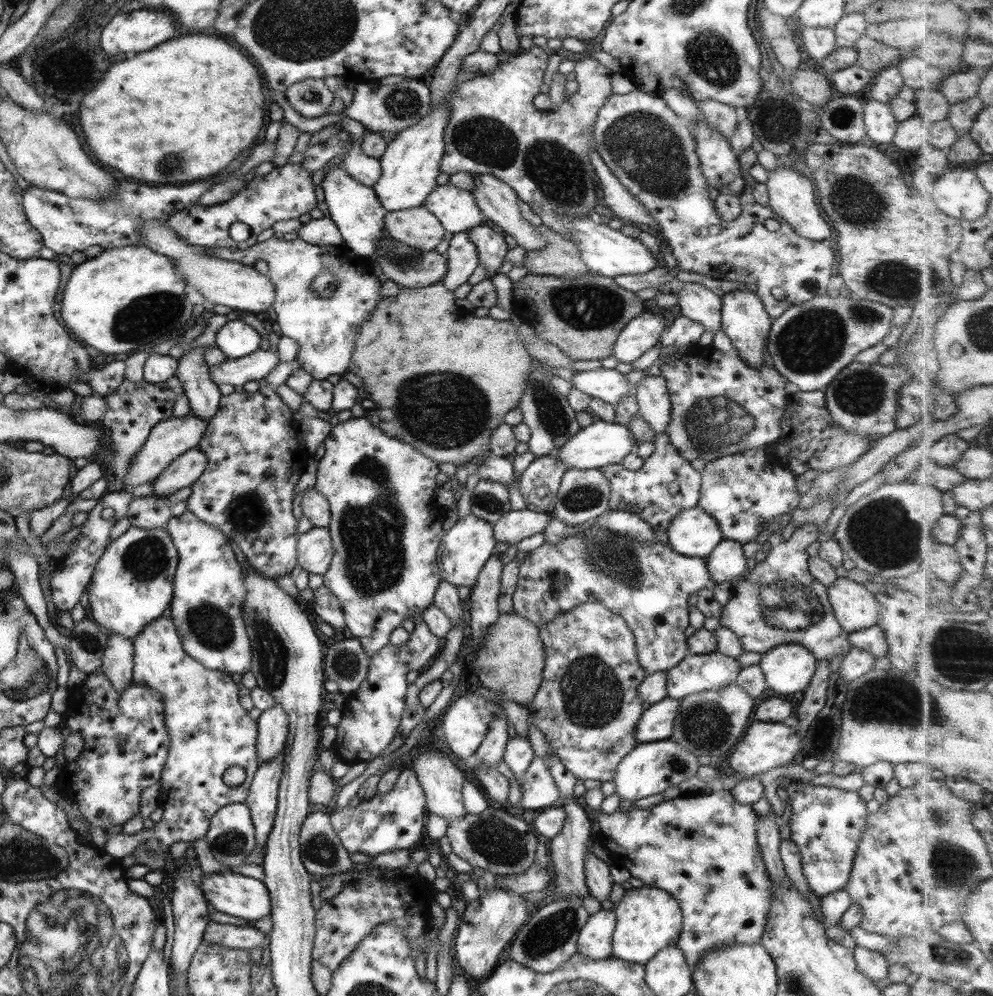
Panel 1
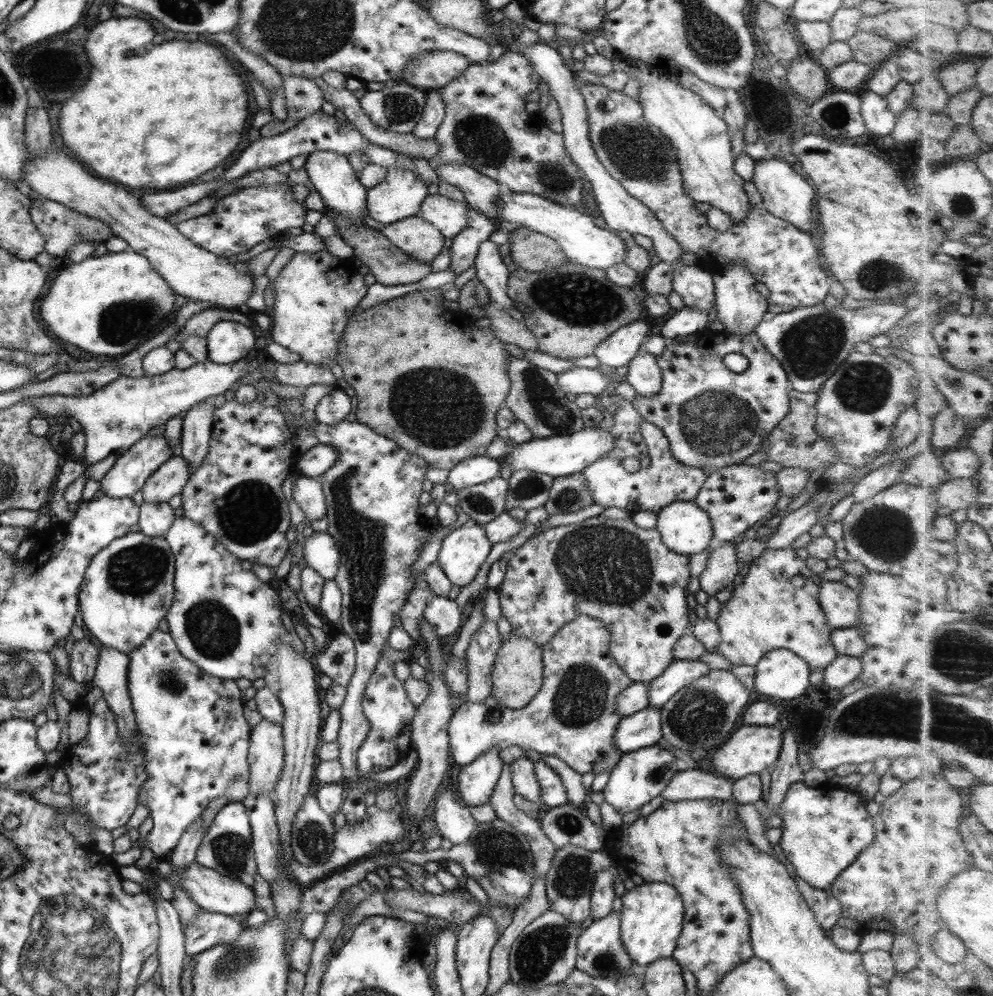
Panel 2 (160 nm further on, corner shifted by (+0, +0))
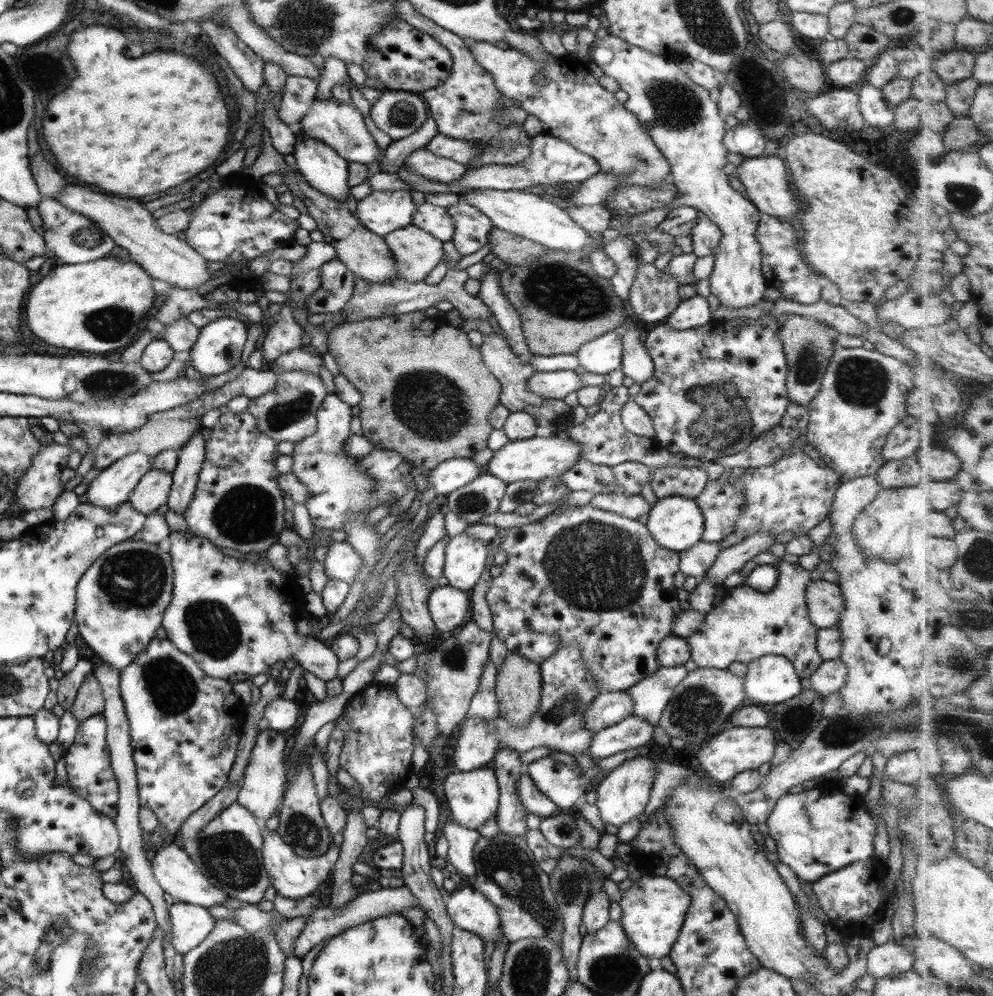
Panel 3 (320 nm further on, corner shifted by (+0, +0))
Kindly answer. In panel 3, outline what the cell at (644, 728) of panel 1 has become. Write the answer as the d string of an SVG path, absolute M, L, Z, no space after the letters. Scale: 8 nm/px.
M632 714L619 722L596 732L588 742L588 754L598 762L612 754L623 751L633 752L652 738L654 725L643 722Z

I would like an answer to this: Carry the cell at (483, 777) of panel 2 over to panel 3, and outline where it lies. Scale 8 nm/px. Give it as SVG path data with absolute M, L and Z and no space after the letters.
M482 766L469 772L450 773L446 776L442 788L445 806L451 816L450 822L456 822L459 827L477 830L484 822L495 816L498 807L498 784L492 769Z

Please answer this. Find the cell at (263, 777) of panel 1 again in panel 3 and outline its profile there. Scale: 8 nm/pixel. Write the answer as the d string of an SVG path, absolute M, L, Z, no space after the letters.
M263 830L261 858L264 872L276 894L283 898L299 902L300 899L310 896L315 888L327 878L338 856L339 848L331 845L325 854L321 854L319 857L301 858L296 856L285 842L281 841L277 832L267 833Z

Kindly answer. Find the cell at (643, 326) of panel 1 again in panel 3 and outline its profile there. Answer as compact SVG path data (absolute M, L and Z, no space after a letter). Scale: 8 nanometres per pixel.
M622 325L613 330L604 332L593 340L588 340L575 352L577 363L585 371L602 376L617 370L622 362L622 347L620 336L623 332Z

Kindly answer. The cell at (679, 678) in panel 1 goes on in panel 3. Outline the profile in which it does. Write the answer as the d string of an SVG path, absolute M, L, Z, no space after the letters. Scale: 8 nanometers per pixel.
M681 666L659 667L624 691L633 703L632 715L647 724L657 725L676 684L687 671Z

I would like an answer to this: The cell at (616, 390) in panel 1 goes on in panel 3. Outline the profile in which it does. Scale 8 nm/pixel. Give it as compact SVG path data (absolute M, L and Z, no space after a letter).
M574 371L534 372L527 380L527 391L541 399L562 400L568 393L577 392L581 388L581 376Z

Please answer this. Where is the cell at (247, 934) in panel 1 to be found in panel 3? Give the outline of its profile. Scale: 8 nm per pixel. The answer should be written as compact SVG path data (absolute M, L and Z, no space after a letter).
M174 902L168 906L170 943L177 954L184 955L213 928L213 920L205 908Z

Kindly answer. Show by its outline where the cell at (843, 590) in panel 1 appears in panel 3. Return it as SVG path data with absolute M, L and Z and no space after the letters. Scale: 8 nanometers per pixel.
M817 579L805 587L806 615L817 629L833 627L843 610L842 595L836 583Z

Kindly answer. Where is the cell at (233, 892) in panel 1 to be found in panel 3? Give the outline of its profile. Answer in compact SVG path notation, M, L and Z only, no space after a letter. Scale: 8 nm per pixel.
M176 842L164 843L161 848L154 849L155 856L151 858L150 866L153 871L153 877L157 881L157 885L161 887L161 891L168 894L173 902L184 904L193 904L202 908L209 906L221 906L221 903L229 899L227 893L221 891L221 888L210 884L197 868L195 864L189 860L185 851L176 845Z

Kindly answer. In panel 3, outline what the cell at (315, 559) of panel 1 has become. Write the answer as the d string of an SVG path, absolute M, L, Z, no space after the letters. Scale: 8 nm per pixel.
M345 541L333 542L327 546L323 561L324 574L329 579L339 580L351 585L362 567L361 555Z

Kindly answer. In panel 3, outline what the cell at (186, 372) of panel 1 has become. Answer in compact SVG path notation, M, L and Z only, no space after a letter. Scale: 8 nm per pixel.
M201 422L191 435L177 450L177 460L172 476L172 484L167 498L167 509L184 516L189 501L193 499L198 472L203 464L205 442L201 437Z

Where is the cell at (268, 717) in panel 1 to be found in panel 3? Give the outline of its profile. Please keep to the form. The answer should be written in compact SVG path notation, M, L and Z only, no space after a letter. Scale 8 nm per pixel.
M269 728L260 730L256 736L248 763L244 768L244 775L240 789L236 796L236 803L246 808L260 822L269 820L282 801L284 793L284 757L285 739L281 732Z

